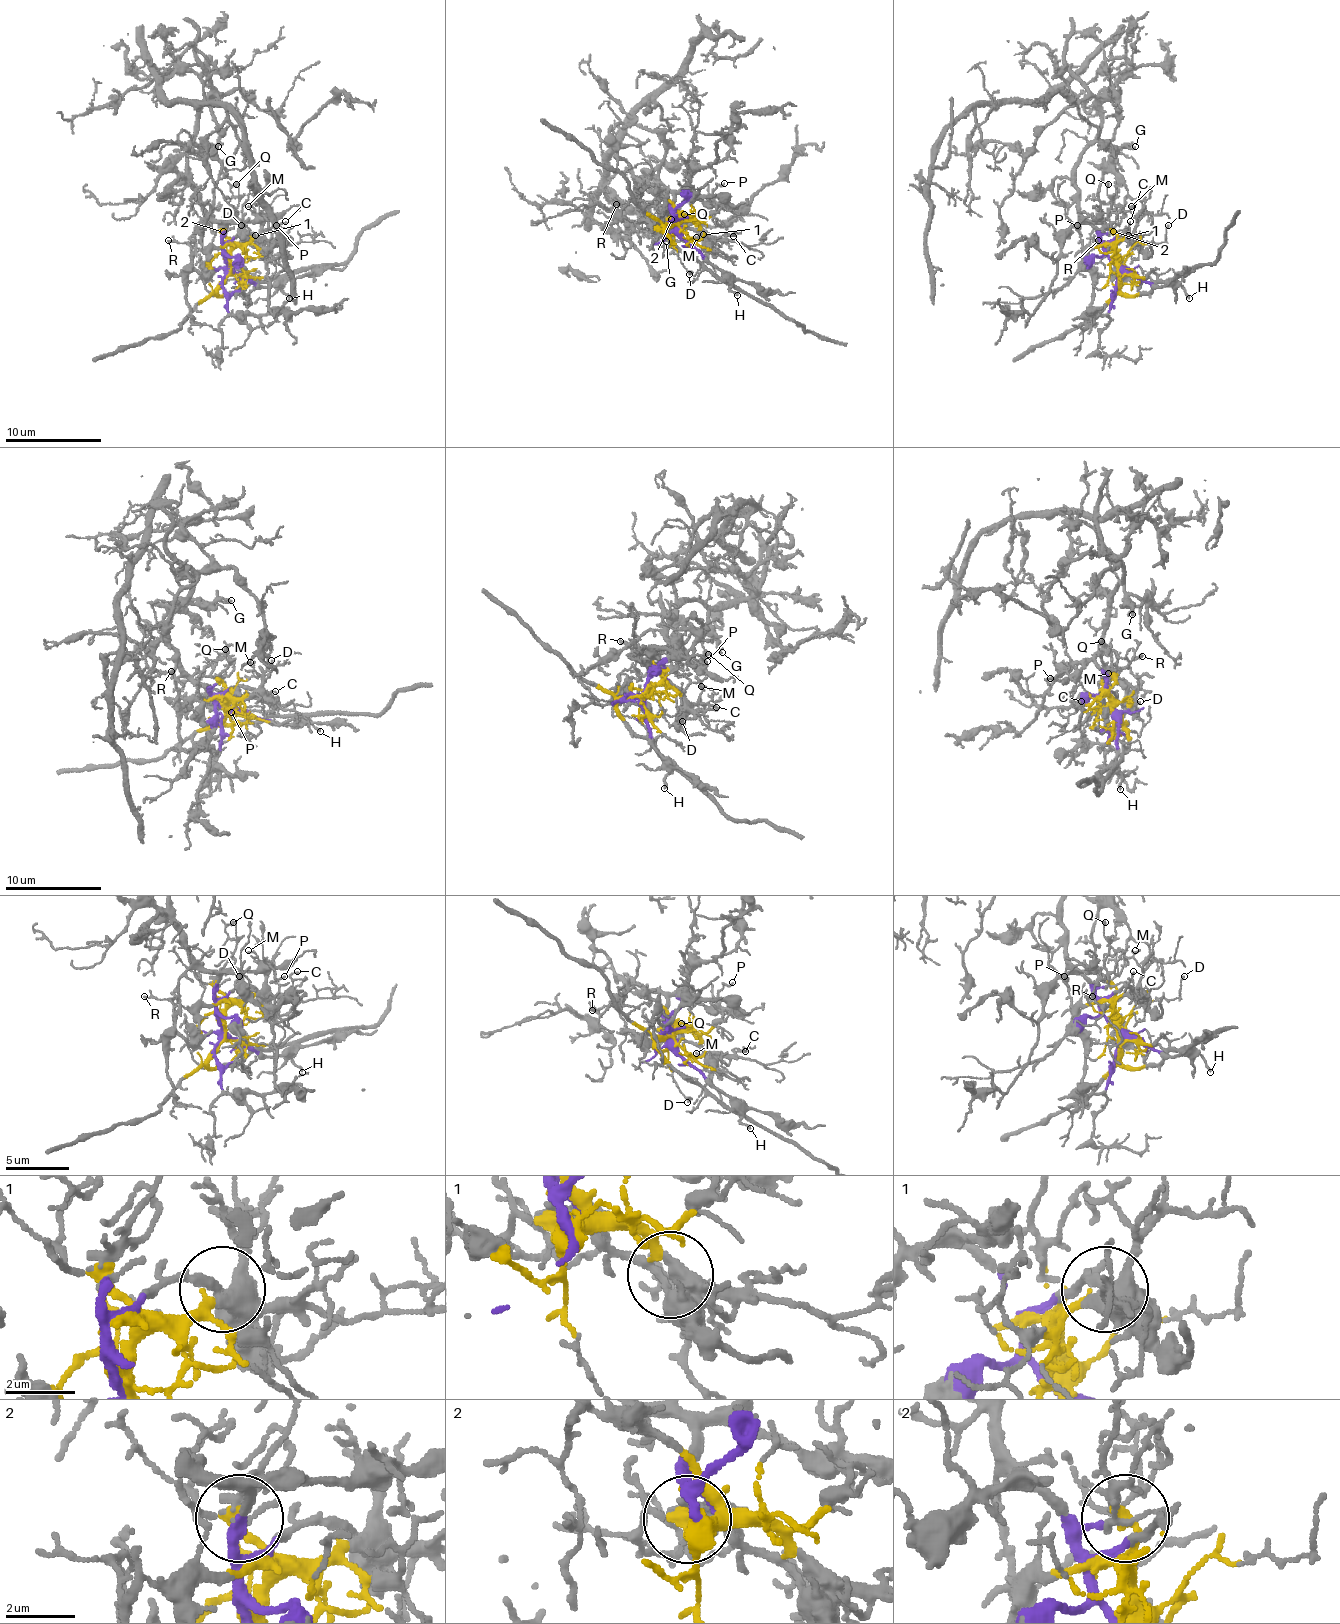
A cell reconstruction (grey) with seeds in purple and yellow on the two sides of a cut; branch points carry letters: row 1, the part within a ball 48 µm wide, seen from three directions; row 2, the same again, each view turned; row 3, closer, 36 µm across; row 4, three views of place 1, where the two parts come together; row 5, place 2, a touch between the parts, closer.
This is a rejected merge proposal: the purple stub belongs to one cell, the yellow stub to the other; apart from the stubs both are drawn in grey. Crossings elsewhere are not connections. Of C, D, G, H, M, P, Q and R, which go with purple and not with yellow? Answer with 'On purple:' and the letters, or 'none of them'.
On purple: G, H, P, R

